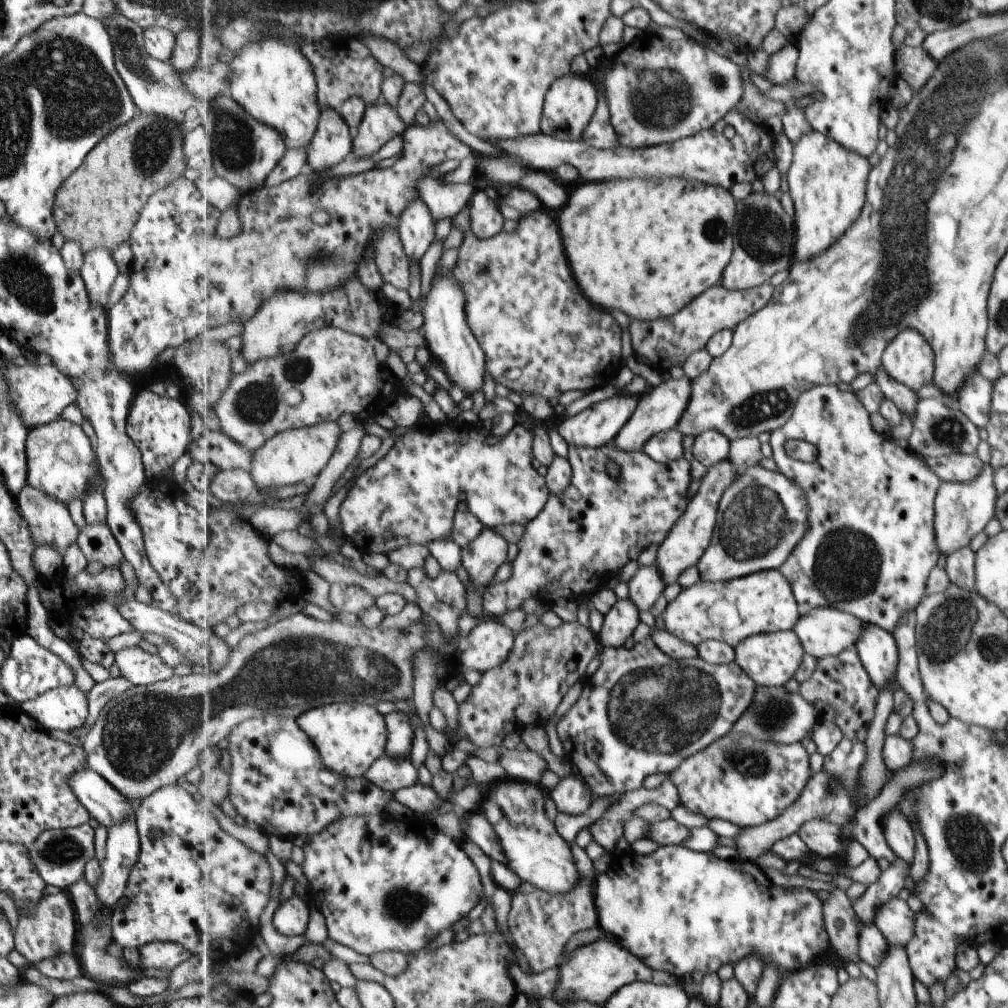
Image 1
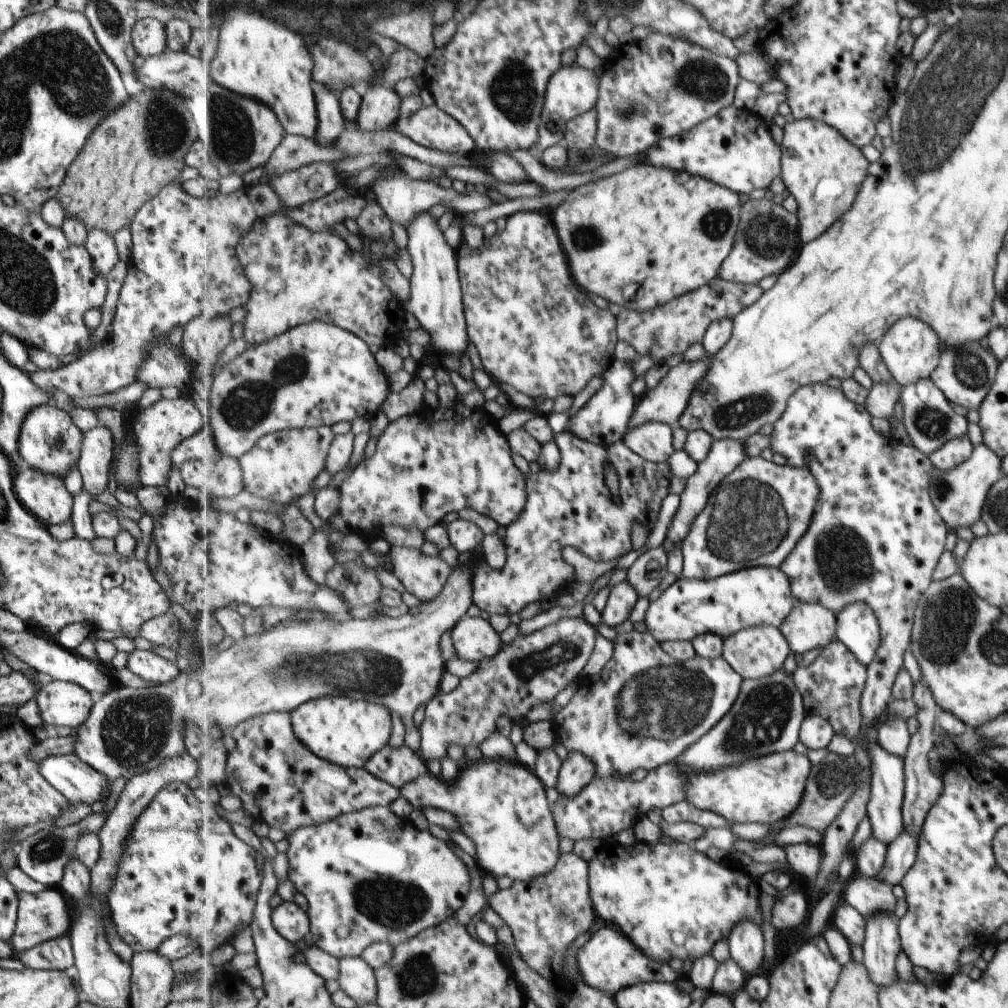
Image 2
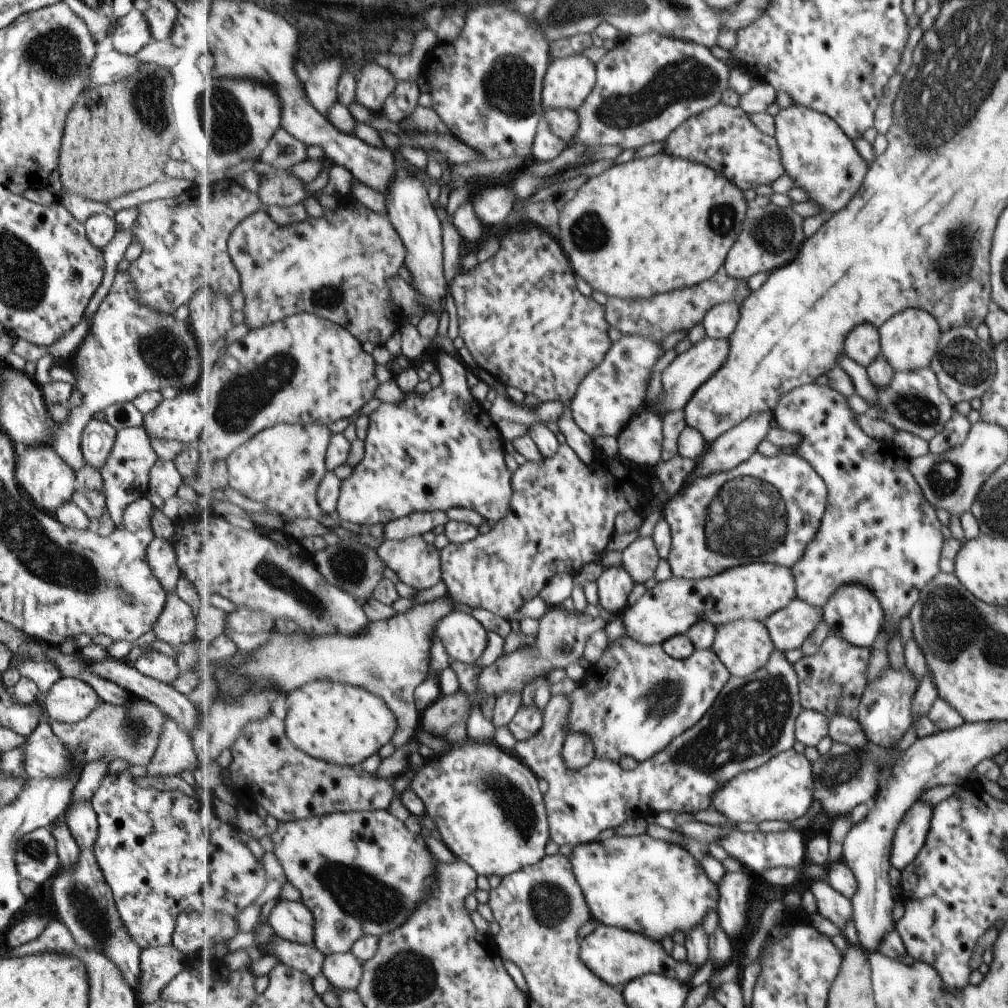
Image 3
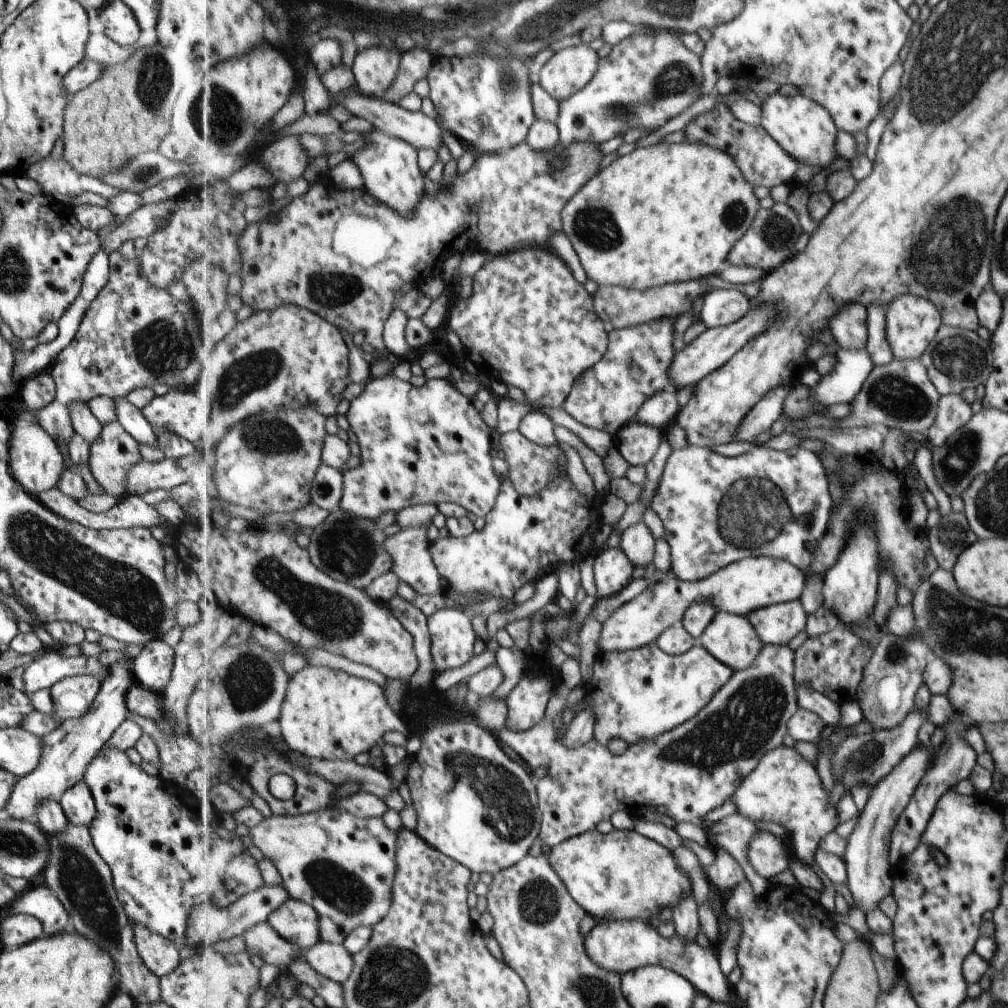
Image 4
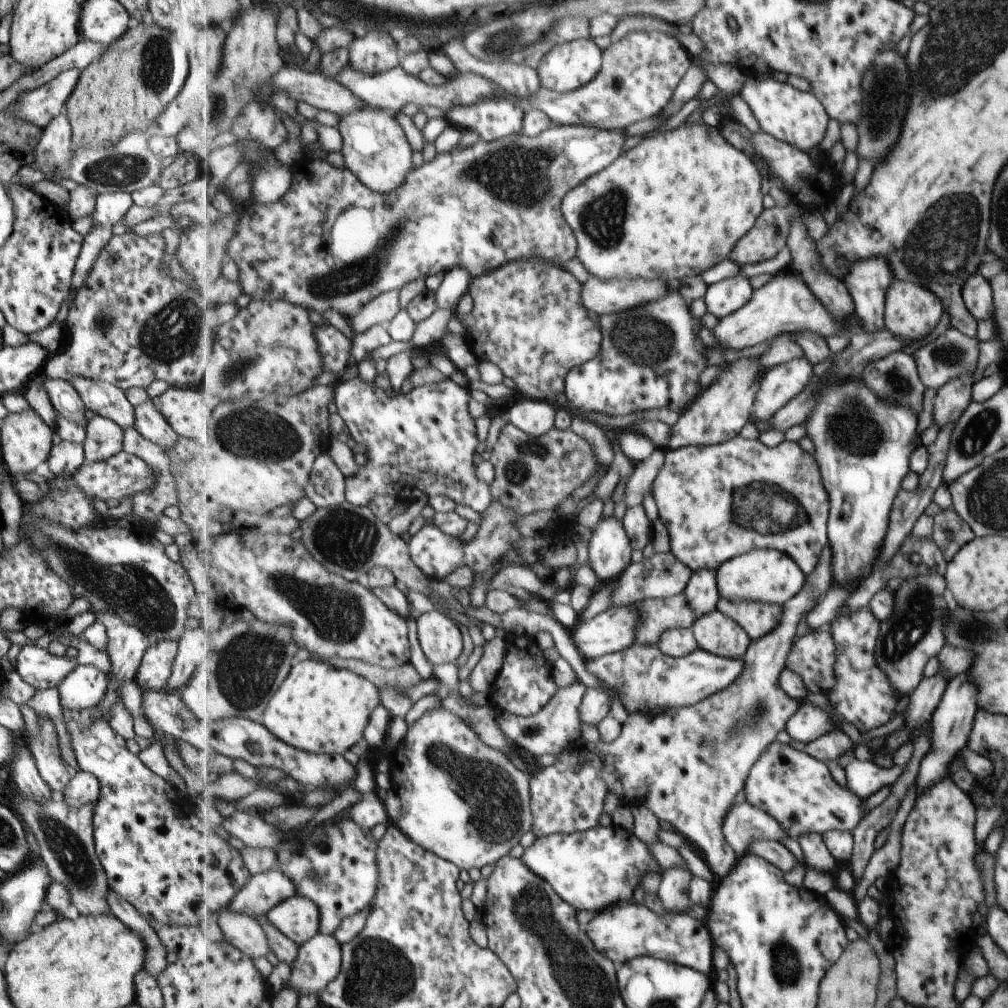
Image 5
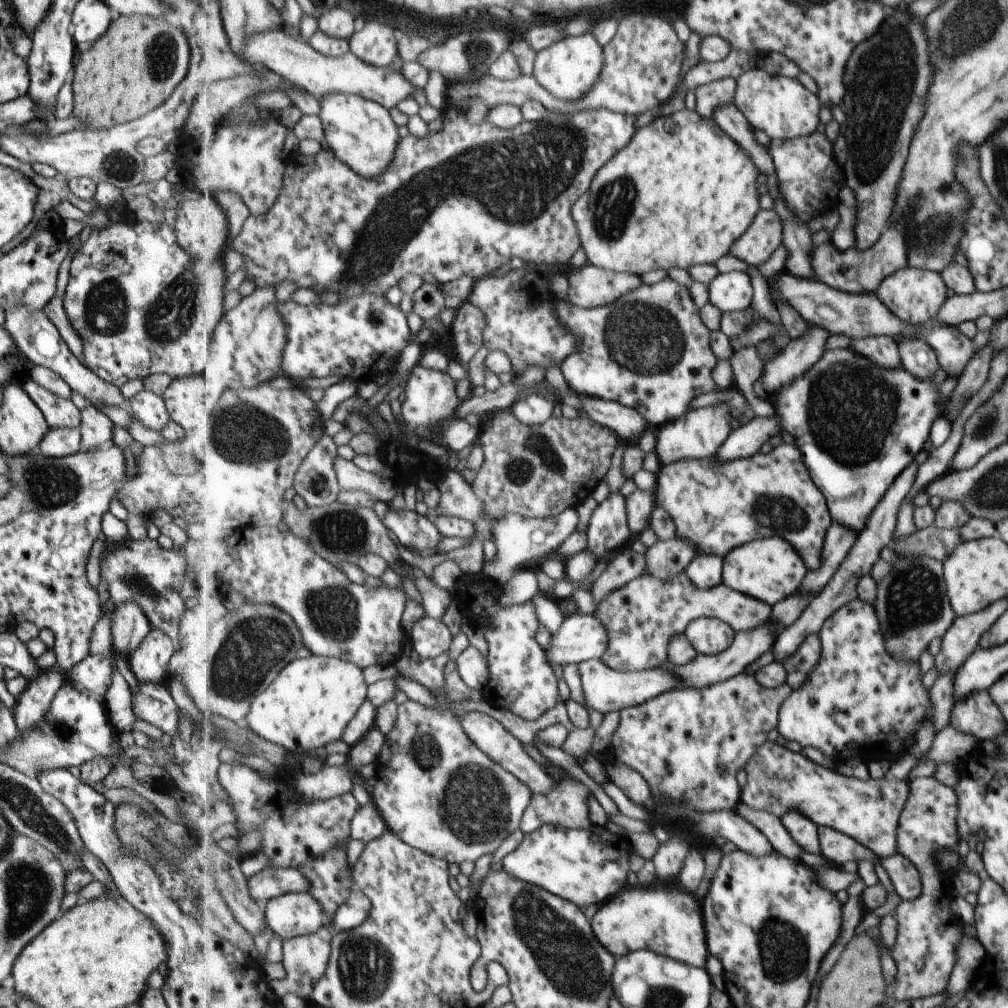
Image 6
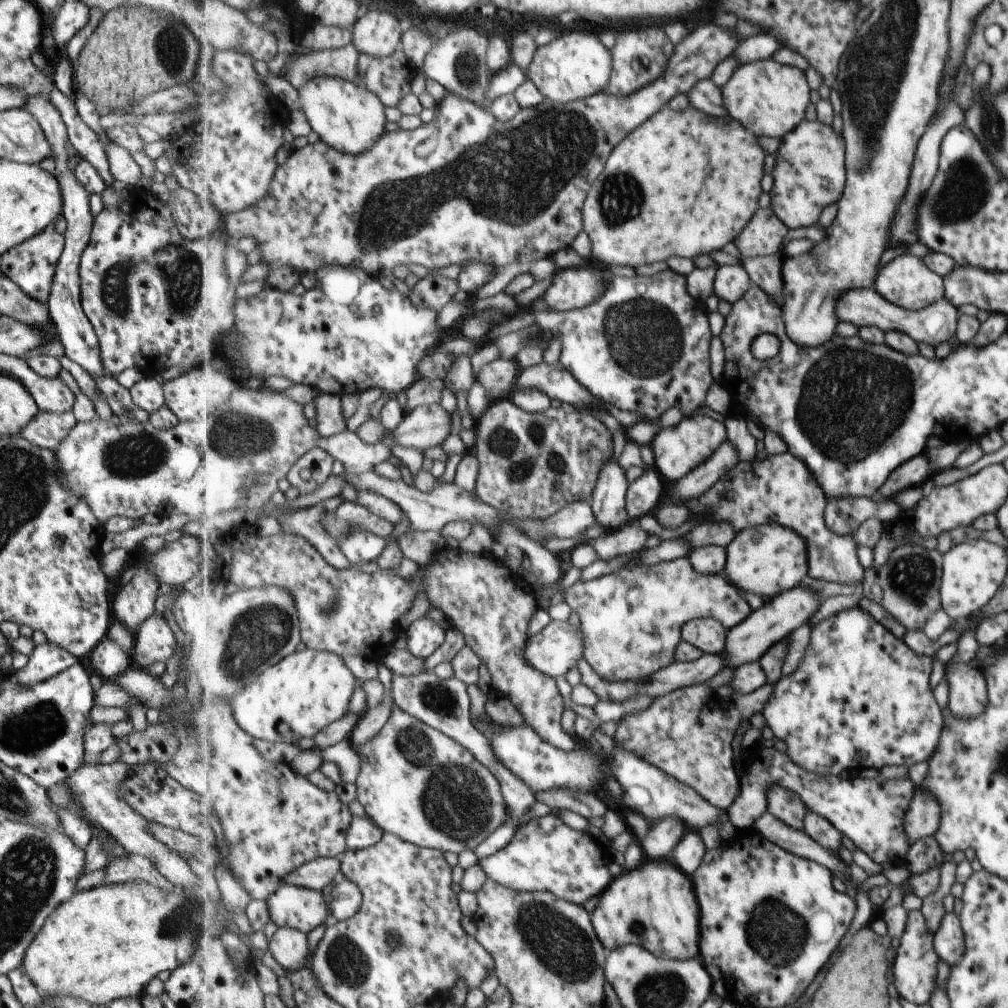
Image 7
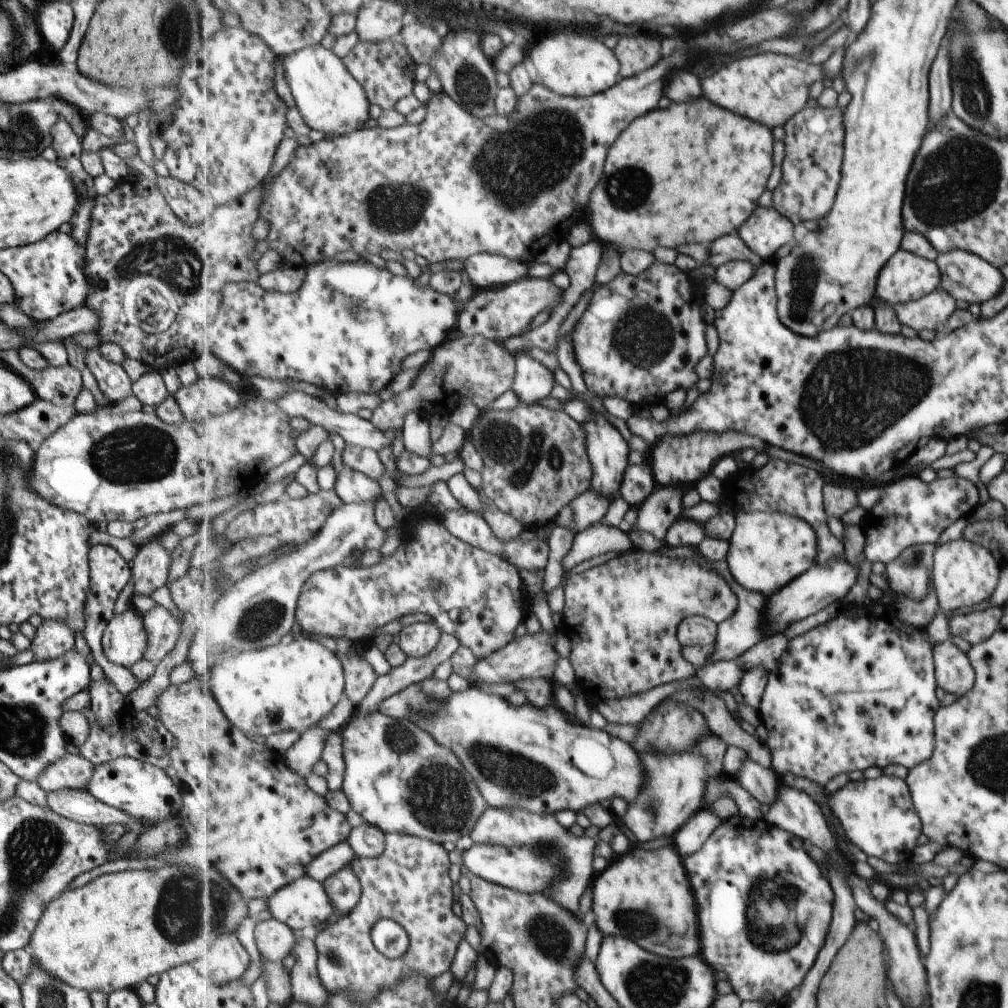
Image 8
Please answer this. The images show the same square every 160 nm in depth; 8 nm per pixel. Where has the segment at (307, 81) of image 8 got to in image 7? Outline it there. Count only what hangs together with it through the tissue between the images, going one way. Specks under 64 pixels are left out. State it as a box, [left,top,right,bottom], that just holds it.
[298,75,386,156]

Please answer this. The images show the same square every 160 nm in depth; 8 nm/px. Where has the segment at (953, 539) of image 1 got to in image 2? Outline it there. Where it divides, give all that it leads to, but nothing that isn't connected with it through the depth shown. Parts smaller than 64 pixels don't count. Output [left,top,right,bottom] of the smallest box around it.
[933,443,1003,531]

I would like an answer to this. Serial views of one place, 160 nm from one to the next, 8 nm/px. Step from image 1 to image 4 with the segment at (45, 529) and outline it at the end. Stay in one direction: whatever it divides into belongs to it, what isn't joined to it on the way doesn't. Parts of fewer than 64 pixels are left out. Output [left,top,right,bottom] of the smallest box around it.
[8,420,67,498]

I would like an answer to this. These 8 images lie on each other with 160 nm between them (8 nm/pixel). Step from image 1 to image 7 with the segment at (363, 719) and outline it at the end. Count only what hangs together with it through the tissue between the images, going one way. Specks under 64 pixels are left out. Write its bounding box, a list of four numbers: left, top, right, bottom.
[231,648,359,745]

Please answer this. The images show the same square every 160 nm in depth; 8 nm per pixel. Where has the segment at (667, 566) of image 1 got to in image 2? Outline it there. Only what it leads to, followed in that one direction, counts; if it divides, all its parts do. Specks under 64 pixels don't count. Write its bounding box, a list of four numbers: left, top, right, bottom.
[663,439,746,552]

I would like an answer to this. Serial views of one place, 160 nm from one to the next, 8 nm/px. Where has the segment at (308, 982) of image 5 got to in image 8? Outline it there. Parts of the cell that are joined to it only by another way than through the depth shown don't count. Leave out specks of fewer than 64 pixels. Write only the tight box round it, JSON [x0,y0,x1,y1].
[254,918,298,963]

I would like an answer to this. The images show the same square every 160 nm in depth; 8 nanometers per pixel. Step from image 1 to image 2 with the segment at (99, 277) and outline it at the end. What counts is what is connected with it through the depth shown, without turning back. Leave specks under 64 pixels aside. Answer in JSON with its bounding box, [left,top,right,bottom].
[83,229,118,277]

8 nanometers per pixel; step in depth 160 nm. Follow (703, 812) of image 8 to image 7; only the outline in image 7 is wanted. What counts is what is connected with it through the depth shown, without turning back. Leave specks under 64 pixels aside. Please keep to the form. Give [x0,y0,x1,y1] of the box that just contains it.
[671,829,708,877]

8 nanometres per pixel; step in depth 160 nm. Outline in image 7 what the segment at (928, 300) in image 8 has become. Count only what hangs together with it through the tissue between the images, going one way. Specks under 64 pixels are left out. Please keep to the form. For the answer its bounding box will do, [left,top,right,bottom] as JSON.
[836,288,959,346]

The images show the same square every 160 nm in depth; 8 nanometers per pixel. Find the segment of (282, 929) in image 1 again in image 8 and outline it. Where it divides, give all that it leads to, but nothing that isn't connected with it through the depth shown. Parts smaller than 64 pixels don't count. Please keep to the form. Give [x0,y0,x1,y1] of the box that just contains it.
[268,875,336,932]

